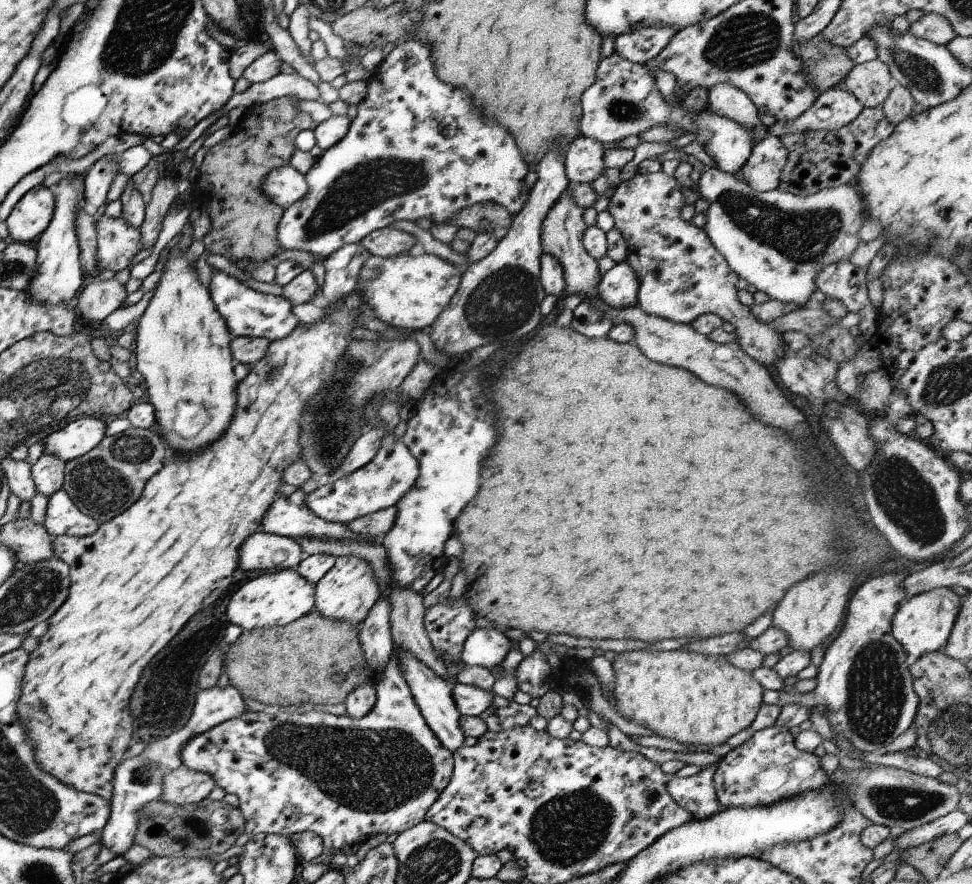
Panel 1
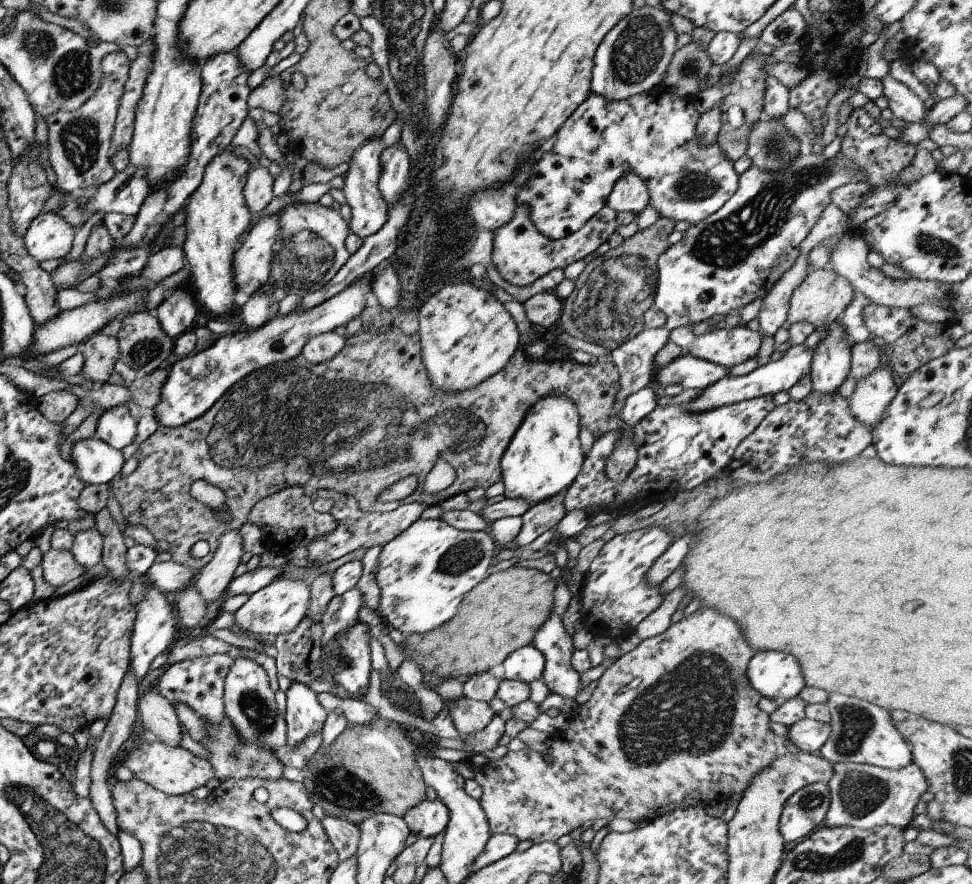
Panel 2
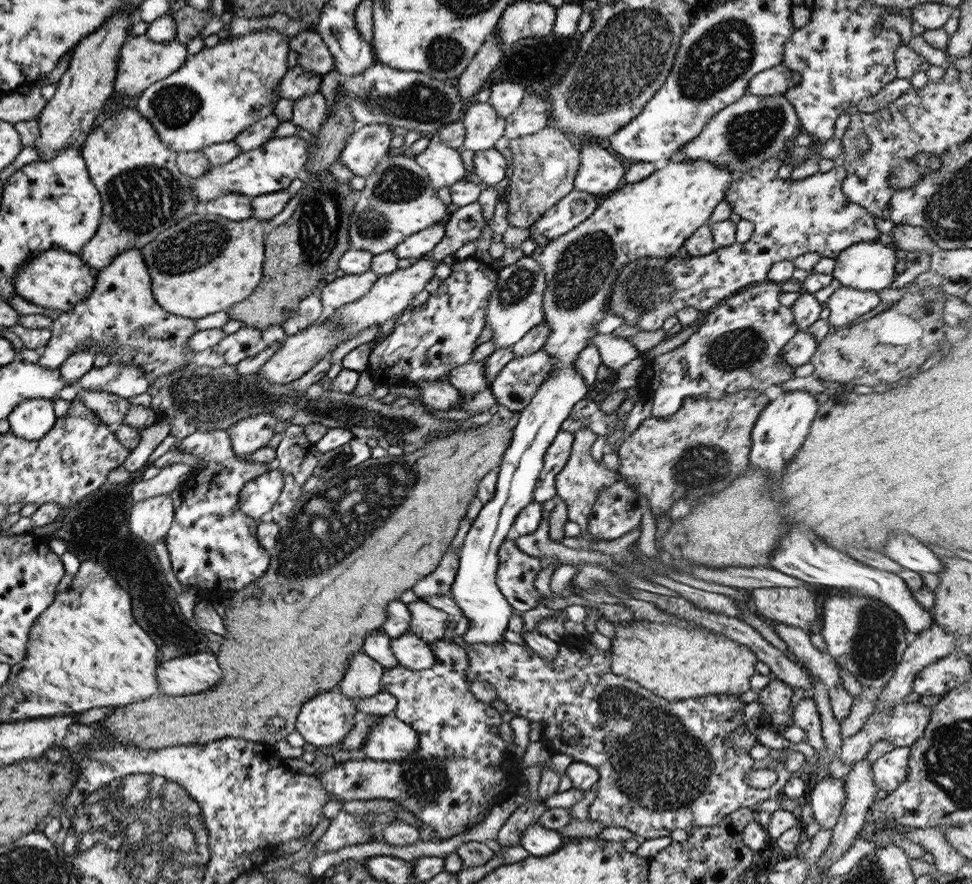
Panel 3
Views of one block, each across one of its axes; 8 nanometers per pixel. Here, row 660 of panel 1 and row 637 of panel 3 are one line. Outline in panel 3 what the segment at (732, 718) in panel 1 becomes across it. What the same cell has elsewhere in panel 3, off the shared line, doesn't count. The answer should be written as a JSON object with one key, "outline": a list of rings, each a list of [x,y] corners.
{"outline":[[[633,621],[627,626],[614,625],[613,641],[610,642],[610,671],[615,676],[633,680],[638,686],[649,690],[654,696],[667,701],[689,700],[701,696],[741,695],[750,689],[749,680],[755,674],[756,657],[744,645],[735,643],[723,634],[701,628],[679,628],[671,624]]]}

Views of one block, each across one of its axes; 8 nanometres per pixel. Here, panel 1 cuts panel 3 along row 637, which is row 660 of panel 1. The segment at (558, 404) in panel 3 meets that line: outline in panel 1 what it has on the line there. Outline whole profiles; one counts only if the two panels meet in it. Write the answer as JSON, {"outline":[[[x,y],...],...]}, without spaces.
{"outline":[[[475,628],[465,638],[460,660],[469,666],[491,669],[505,659],[510,648],[509,638],[504,636],[503,631]]]}

